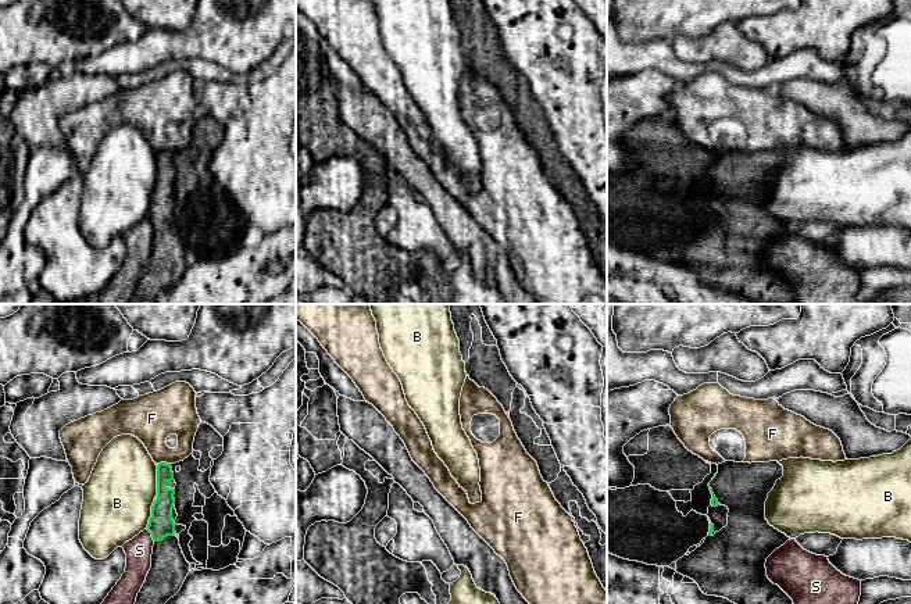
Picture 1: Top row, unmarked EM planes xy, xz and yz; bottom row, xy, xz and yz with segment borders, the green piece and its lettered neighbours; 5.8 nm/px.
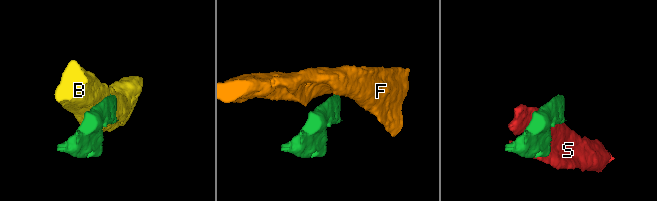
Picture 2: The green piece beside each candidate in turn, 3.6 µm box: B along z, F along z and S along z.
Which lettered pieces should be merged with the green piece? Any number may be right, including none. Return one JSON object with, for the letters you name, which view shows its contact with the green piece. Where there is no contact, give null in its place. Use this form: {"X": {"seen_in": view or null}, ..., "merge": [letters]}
{"merge": []}

